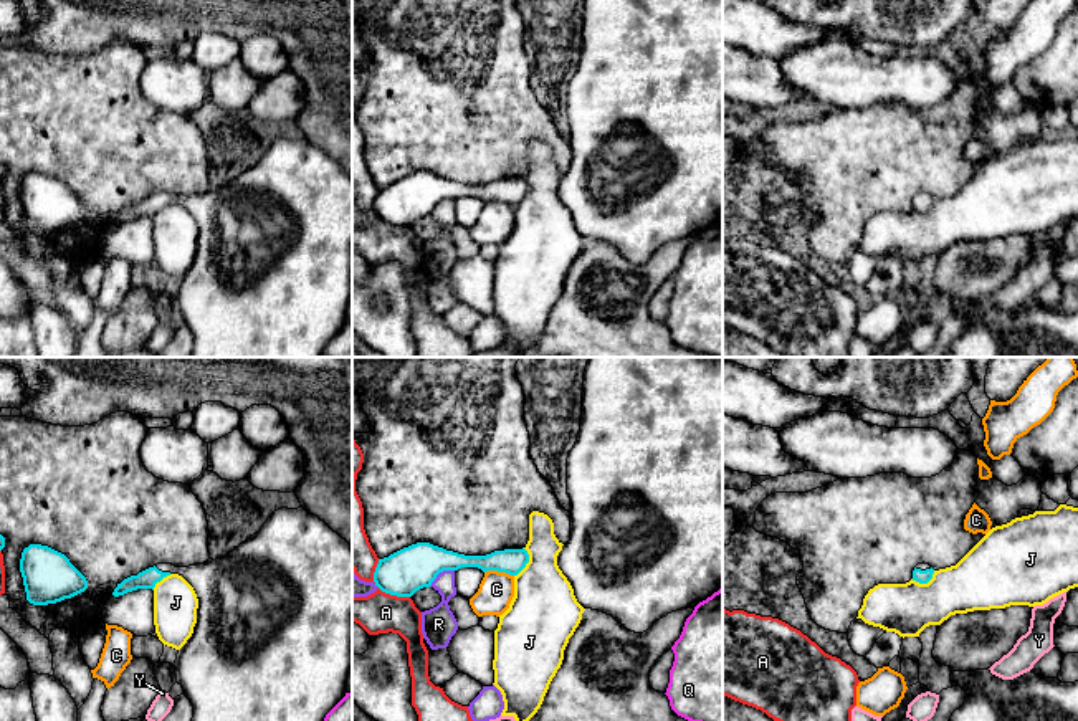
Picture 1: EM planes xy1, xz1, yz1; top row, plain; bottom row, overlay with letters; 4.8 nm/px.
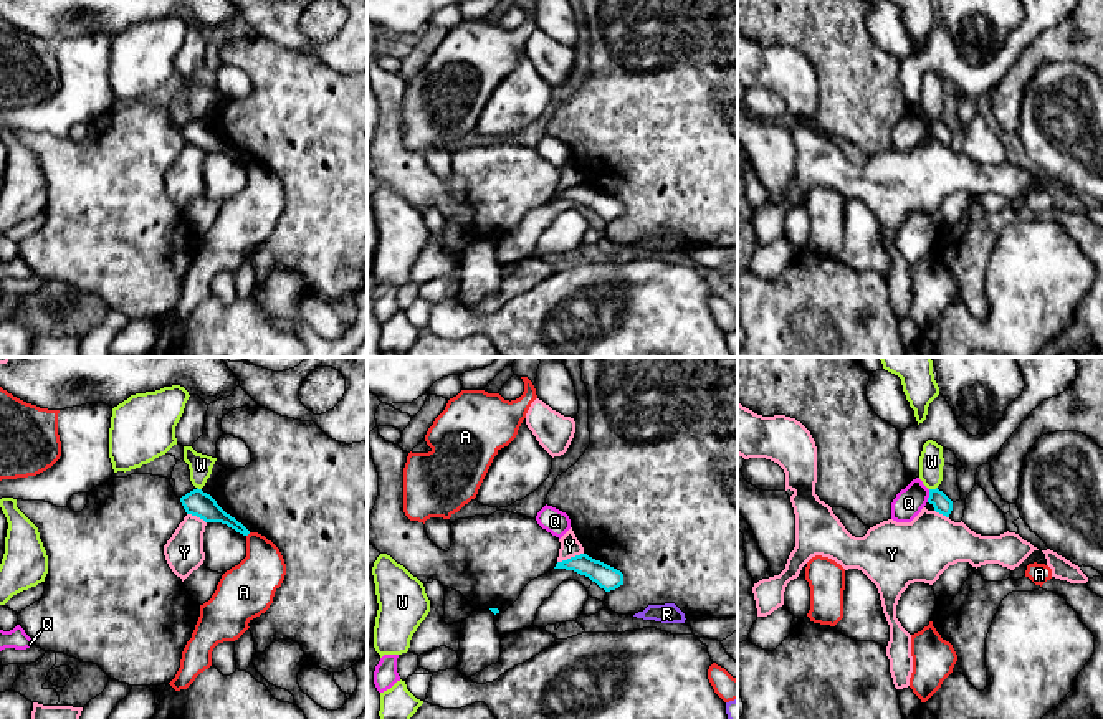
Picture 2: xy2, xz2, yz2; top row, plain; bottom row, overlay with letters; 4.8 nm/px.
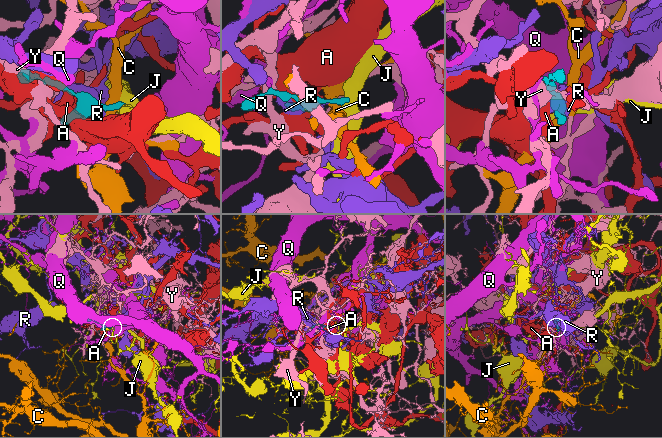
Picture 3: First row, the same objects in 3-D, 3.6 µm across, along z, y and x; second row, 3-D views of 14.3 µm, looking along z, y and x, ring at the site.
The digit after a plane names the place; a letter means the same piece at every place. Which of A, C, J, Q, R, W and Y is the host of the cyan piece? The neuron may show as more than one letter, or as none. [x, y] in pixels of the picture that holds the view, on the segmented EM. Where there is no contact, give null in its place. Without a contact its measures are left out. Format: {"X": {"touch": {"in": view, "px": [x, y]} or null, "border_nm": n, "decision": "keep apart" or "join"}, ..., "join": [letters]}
{"A": {"touch": {"in": "xz1", "px": [394, 594]}, "border_nm": 170, "decision": "keep apart"}, "C": {"touch": {"in": "xz1", "px": [500, 571]}, "border_nm": 150, "decision": "keep apart"}, "J": {"touch": {"in": "xz1", "px": [528, 561]}, "border_nm": 150, "decision": "keep apart"}, "Q": {"touch": {"in": "yz2", "px": [930, 496]}, "border_nm": 70, "decision": "keep apart"}, "R": {"touch": {"in": "xz1", "px": [440, 571]}, "border_nm": 150, "decision": "keep apart"}, "W": {"touch": {"in": "yz2", "px": [933, 490]}, "border_nm": 40, "decision": "keep apart"}, "Y": {"touch": {"in": "xz2", "px": [571, 557]}, "border_nm": 140, "decision": "keep apart"}, "join": []}

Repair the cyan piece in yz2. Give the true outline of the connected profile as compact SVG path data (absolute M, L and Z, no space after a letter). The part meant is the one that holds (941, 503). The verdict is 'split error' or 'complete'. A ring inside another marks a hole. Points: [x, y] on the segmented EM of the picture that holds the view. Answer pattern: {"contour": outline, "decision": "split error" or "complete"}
{"contour": "M938 488L929 489L928 502L934 507L936 512L949 517L953 511L953 501L943 491L939 491Z", "decision": "complete"}

